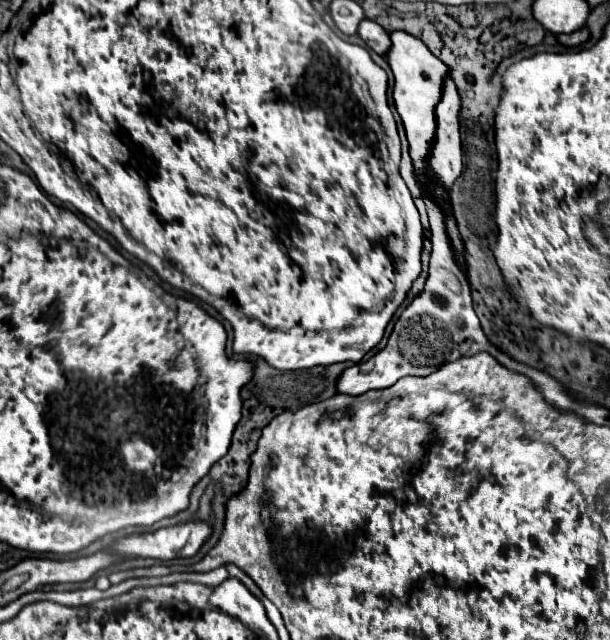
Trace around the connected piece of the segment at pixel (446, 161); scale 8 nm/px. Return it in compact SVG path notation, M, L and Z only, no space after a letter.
M449 74L443 78L443 100L439 100L439 106L435 106L435 146L431 146L431 170L435 170L435 178L447 186L447 194L451 192L451 186L455 178L461 174L463 162L461 162L461 136L459 136L459 114L461 114L461 96L459 90Z

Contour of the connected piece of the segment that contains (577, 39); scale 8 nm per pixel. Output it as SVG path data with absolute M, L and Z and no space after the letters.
M581 28L581 30L573 32L573 34L557 34L555 38L563 46L579 46L579 44L583 44L589 38L589 30L587 28Z

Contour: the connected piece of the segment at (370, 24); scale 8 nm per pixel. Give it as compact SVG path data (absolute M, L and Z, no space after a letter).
M365 18L365 20L359 24L357 34L365 40L365 44L367 44L369 48L373 48L373 50L375 50L377 54L381 54L381 56L385 56L385 52L387 52L389 46L391 46L389 34L383 30L383 26L375 24L375 22L369 20L369 18Z

